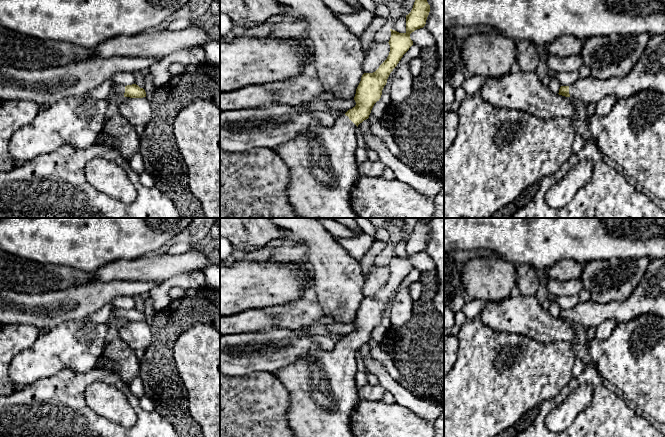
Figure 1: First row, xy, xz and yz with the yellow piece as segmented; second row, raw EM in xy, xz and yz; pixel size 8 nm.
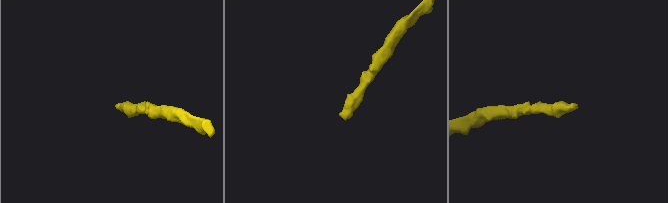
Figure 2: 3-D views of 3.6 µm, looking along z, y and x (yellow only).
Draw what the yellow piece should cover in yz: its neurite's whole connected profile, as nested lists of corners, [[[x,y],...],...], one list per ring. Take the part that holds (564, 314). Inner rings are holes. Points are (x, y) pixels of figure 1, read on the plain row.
[[[665,258],[651,260],[642,280],[626,300],[597,303],[590,299],[572,309],[561,310],[558,318],[590,328],[609,319],[617,325],[648,314],[665,319]]]

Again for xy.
[[[136,308],[132,309],[114,309],[113,310],[114,317],[122,321],[130,321],[130,322],[143,322],[146,321],[146,316],[143,312],[140,312]]]

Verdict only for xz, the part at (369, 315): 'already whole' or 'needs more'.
needs more

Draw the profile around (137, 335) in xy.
[[[122,321],[117,328],[120,339],[134,351],[144,351],[152,342],[152,332],[146,321]]]

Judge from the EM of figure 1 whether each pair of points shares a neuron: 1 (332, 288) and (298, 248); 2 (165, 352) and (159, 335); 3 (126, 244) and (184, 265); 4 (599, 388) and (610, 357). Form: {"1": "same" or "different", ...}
{"1": "different", "2": "same", "3": "different", "4": "different"}

